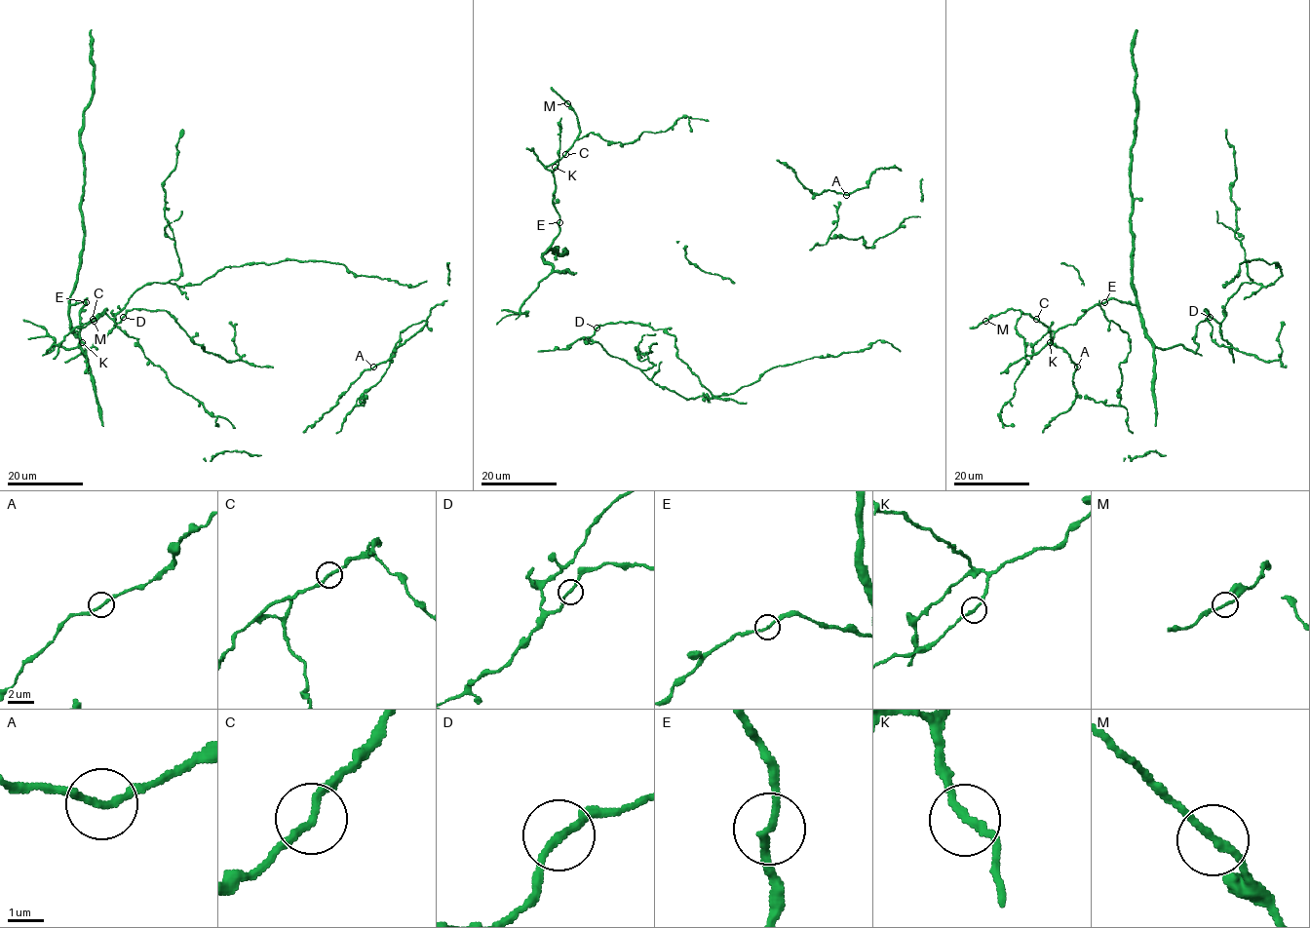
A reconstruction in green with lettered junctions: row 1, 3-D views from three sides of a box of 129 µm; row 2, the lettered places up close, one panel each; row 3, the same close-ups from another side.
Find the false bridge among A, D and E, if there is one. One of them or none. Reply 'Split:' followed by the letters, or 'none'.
Split: none

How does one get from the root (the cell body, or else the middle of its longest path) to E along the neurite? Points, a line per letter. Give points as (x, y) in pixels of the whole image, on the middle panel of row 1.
E: (520, 309), (553, 271), (553, 266), (542, 254), (558, 234), (558, 222)

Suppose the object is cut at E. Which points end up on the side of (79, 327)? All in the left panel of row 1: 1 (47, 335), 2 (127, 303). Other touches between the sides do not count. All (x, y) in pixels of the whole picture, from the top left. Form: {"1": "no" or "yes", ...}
{"1": "no", "2": "no"}

